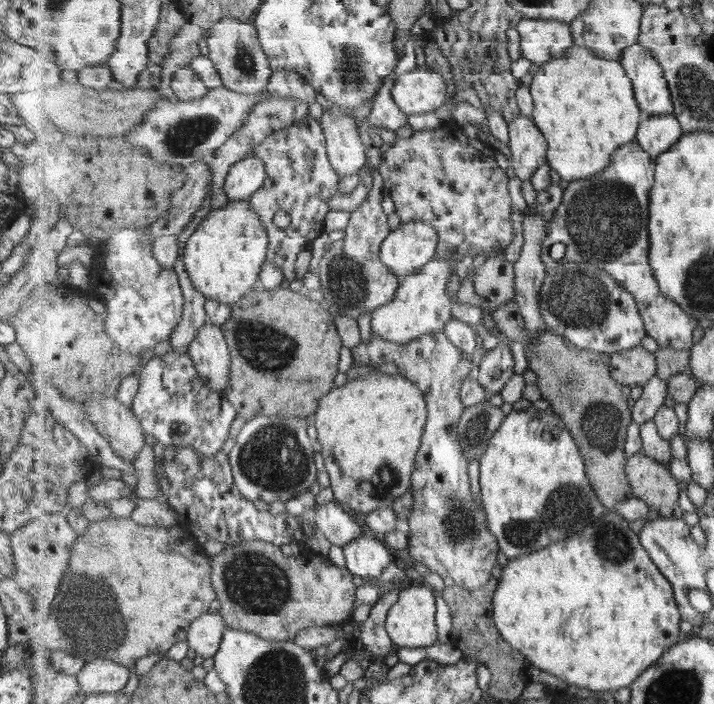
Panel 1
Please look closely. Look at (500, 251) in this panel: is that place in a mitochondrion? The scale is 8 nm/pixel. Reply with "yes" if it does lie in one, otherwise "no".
no

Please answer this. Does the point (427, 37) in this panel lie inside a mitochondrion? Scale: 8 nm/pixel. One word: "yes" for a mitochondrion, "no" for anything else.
no

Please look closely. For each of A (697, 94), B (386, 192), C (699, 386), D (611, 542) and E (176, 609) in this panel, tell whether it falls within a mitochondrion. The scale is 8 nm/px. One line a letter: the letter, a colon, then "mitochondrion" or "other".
A: mitochondrion
B: other
C: other
D: mitochondrion
E: other

